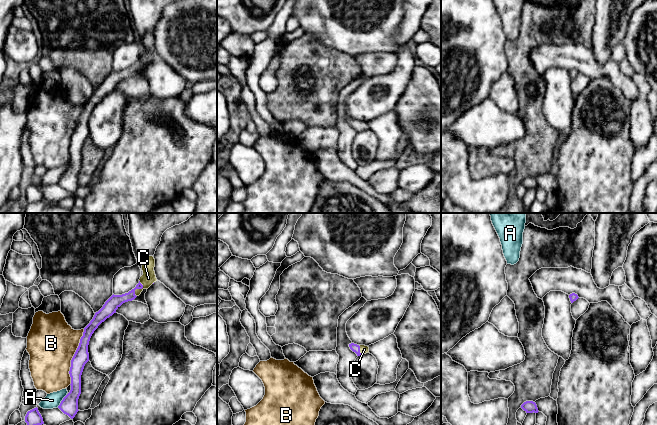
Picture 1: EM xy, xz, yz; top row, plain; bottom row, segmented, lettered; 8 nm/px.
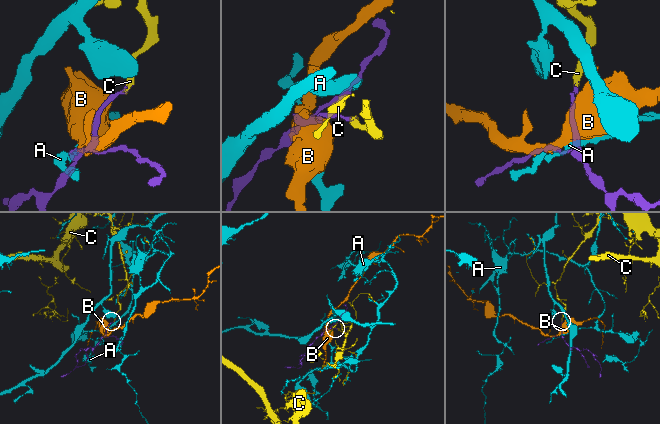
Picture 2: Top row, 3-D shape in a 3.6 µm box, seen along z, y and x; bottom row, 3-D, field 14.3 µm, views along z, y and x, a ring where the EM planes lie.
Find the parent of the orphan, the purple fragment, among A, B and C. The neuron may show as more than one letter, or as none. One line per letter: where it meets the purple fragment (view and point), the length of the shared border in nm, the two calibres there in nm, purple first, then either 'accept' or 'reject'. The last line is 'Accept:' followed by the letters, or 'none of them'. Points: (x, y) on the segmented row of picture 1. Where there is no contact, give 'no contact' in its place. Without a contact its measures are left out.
A: xy (61, 401) | 140 nm | 140/120 nm | reject
B: xy (73, 357) | 460 nm | 120/400 nm | reject
C: xy (139, 288) | 140 nm | 110/110 nm | accept
Accept: C

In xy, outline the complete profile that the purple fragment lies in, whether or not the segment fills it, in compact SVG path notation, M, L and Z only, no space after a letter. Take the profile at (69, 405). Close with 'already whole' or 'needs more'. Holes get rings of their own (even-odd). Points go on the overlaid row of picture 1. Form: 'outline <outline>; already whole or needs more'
outline M153 256L146 257L142 264L143 275L134 289L122 295L112 295L95 313L93 319L84 328L83 336L80 339L79 346L71 360L70 377L71 390L63 398L58 408L71 419L75 417L78 410L78 399L81 394L81 375L85 364L89 361L88 345L90 338L98 326L107 318L116 313L116 310L125 302L134 300L144 289L148 289L157 281L155 271L155 259Z; needs more

